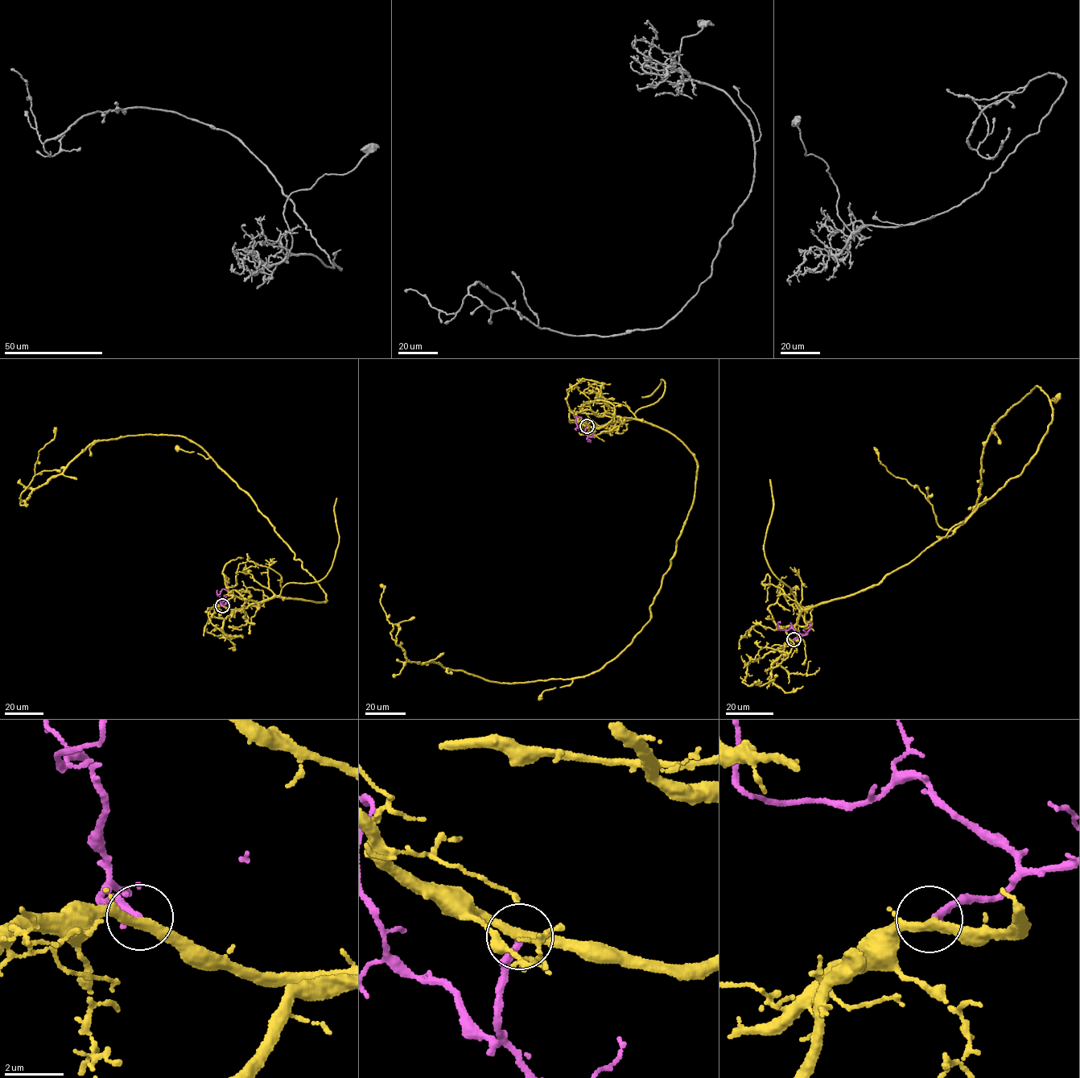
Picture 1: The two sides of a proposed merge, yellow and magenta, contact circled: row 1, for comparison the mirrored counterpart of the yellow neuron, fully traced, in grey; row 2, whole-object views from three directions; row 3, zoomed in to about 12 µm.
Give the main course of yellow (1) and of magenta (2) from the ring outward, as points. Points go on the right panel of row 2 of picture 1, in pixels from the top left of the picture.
1: (793, 639), (801, 612), (877, 584), (1017, 477), (1053, 410), (1036, 386), (993, 425), (954, 530), (874, 447)
2: (793, 639), (800, 634), (792, 628), (779, 629), (777, 623), (781, 623)

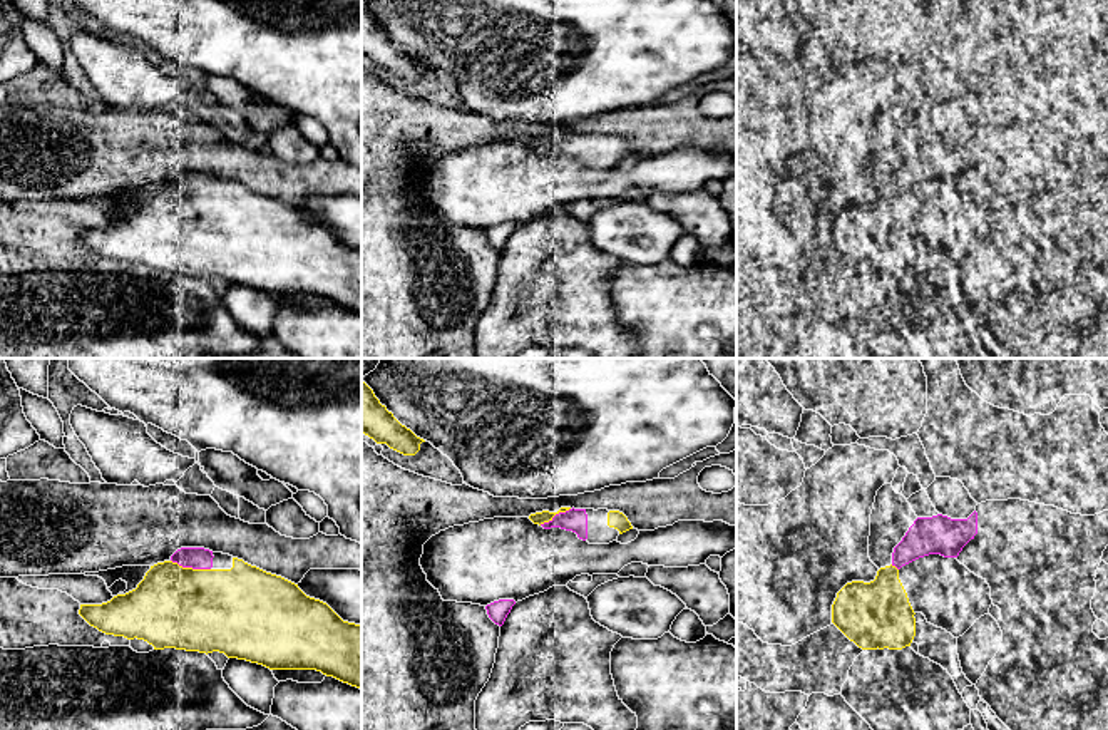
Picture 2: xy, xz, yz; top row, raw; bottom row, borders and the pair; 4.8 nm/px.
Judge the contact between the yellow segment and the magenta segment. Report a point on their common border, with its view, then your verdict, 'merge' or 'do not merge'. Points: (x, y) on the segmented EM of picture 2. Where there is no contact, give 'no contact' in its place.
meets yellow in xy at (191, 568); merge

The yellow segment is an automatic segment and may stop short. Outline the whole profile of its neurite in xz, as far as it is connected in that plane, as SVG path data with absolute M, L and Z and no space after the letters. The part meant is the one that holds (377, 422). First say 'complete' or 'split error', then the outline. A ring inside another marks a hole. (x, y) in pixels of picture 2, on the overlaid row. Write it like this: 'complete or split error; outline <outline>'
complete; outline M362 380L362 434L377 444L387 444L390 449L415 455L423 439L402 425L392 412L375 397L373 390Z

